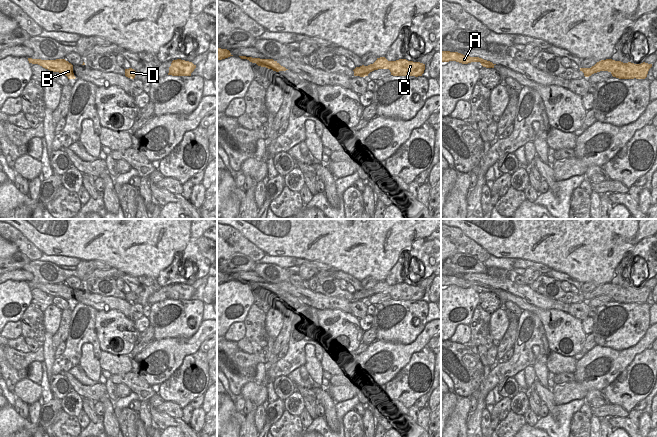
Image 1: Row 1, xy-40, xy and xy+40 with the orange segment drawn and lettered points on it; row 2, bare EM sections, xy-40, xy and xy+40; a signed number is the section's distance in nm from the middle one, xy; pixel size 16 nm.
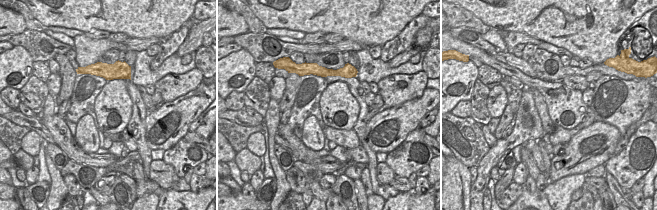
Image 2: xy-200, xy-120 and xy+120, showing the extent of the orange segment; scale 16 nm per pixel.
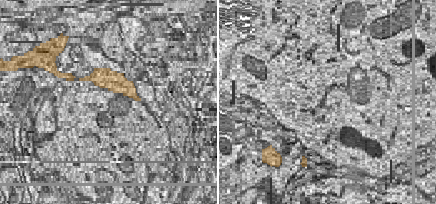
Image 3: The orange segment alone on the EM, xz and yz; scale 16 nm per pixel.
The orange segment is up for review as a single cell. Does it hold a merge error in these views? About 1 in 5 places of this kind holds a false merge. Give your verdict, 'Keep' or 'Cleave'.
Keep.

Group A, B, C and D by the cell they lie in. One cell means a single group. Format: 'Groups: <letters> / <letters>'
Groups: A B C D.

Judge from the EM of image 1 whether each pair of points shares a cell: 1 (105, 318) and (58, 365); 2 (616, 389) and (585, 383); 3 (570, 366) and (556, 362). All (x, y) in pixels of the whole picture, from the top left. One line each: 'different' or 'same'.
1: different
2: different
3: same

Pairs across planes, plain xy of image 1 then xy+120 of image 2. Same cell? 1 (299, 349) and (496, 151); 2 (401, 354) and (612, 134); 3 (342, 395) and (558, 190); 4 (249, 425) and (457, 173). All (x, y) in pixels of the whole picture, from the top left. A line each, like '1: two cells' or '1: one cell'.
1: one cell
2: one cell
3: two cells
4: two cells

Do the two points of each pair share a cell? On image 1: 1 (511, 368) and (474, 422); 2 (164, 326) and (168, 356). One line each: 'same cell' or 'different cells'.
1: same cell
2: different cells

